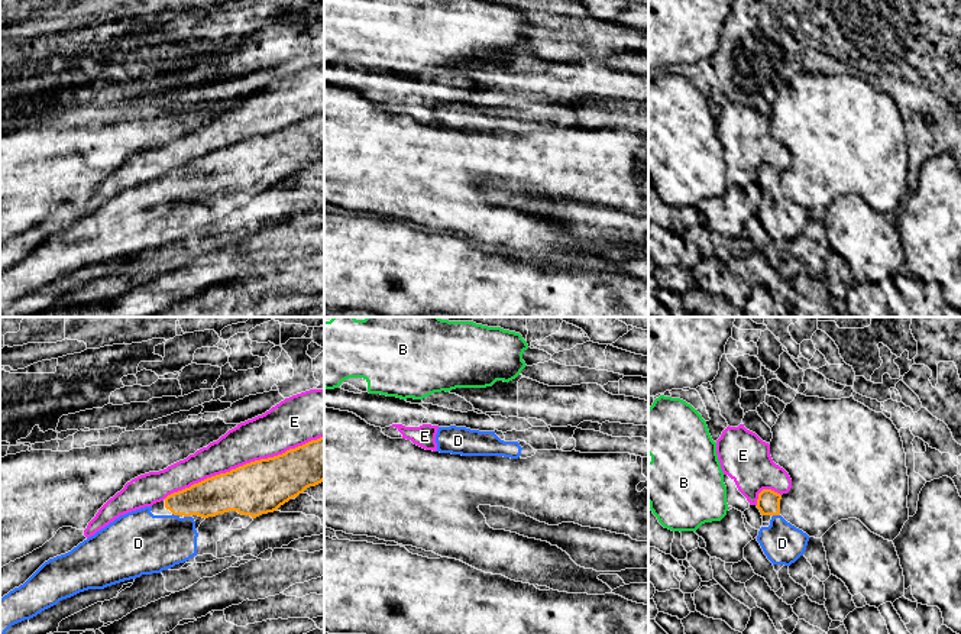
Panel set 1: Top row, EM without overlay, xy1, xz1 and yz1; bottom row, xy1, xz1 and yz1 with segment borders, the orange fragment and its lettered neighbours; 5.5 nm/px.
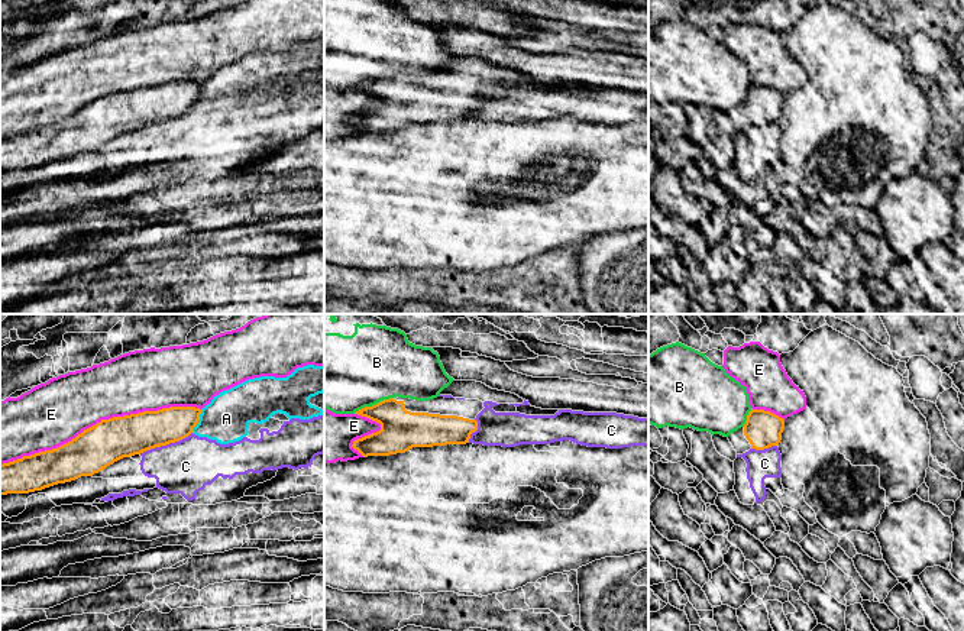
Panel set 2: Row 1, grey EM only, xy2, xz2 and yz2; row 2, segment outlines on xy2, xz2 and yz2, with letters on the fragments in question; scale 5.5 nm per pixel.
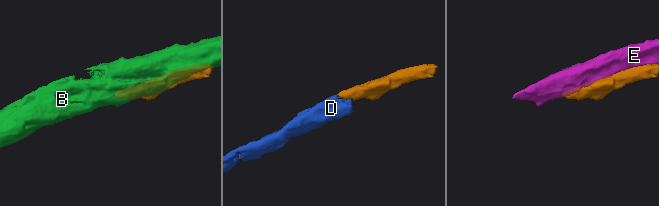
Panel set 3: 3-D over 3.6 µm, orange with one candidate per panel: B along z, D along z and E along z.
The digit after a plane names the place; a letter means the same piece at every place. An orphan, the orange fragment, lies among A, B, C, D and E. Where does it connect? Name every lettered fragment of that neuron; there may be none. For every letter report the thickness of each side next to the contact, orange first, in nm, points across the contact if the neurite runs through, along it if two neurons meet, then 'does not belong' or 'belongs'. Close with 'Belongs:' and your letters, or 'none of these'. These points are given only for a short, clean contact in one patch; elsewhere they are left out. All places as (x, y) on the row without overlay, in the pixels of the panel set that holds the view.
A: 200/260 nm | along xy2 (201, 86), (199, 99), (191, 107) | does not belong
B: 220/420 nm | does not belong
C: 220/300 nm | does not belong
D: 130/220 nm | belongs
E: 240/340 nm | does not belong
Belongs: D

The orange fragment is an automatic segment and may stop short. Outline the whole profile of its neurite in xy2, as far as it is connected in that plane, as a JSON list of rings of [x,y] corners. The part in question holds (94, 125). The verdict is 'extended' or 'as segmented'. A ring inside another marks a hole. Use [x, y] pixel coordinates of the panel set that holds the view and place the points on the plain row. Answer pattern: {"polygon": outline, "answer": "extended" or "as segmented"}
{"polygon": [[[169,82],[101,96],[56,124],[0,140],[0,171],[93,152],[123,133],[179,117],[193,109],[200,90],[195,82]]], "answer": "as segmented"}

